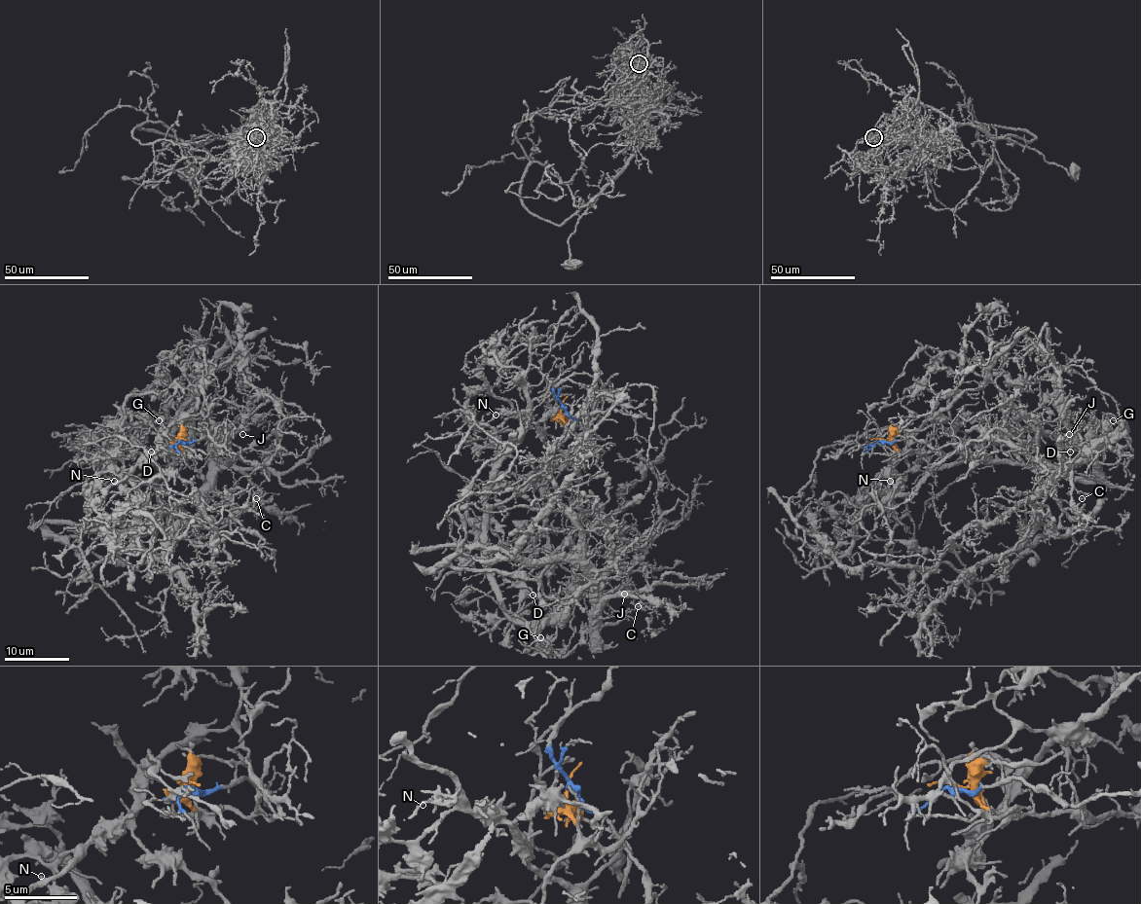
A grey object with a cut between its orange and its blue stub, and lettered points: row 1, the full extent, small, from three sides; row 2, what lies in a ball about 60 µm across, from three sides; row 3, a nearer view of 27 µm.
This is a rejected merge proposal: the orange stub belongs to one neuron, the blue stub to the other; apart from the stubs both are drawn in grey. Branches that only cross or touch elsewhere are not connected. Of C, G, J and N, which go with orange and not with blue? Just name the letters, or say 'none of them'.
G, N

